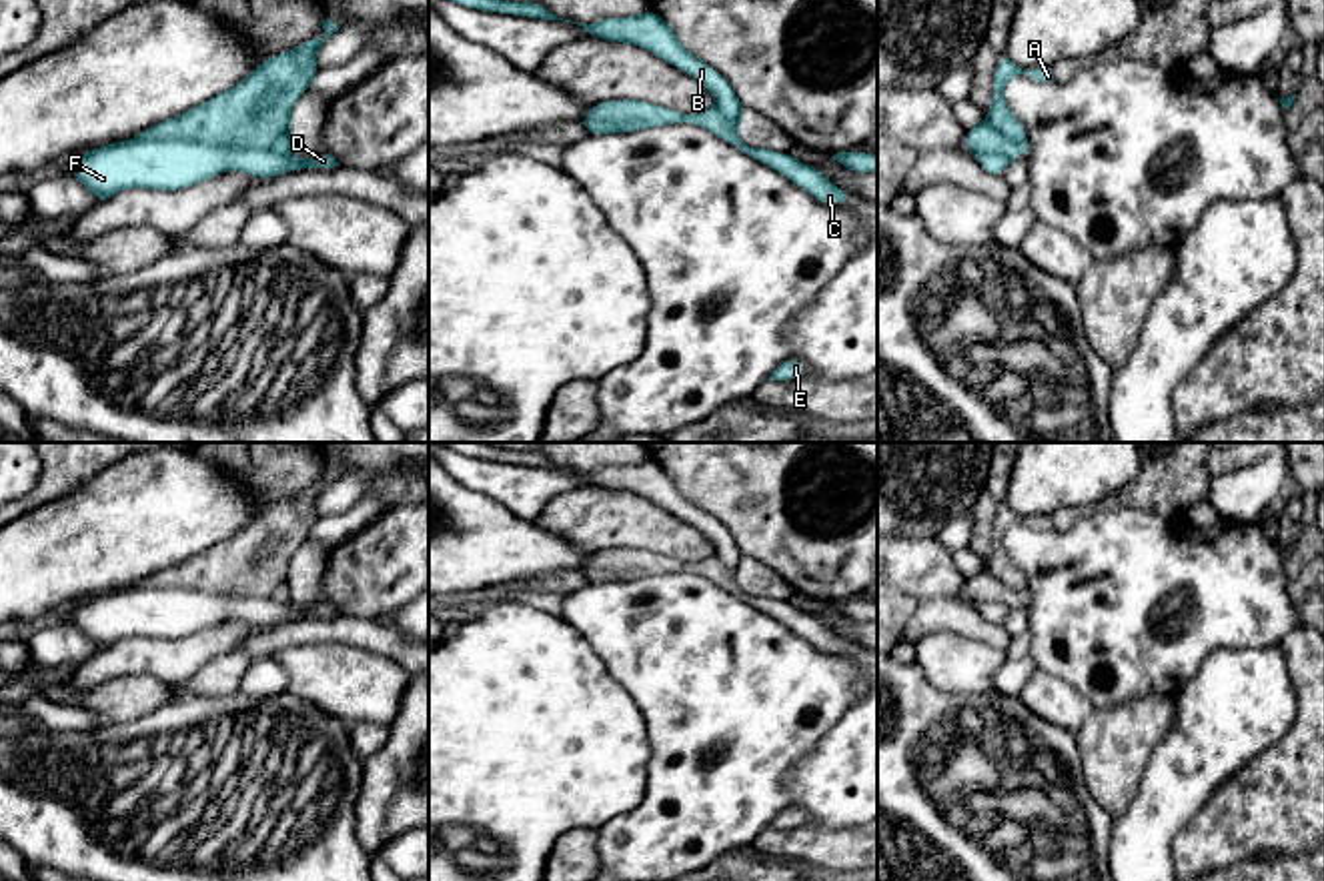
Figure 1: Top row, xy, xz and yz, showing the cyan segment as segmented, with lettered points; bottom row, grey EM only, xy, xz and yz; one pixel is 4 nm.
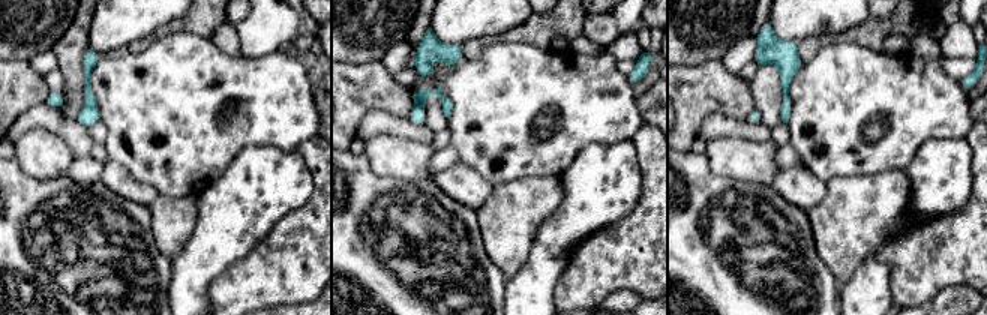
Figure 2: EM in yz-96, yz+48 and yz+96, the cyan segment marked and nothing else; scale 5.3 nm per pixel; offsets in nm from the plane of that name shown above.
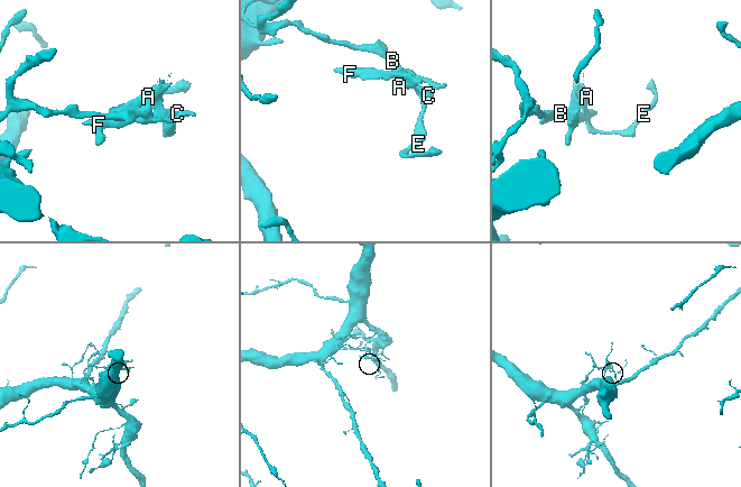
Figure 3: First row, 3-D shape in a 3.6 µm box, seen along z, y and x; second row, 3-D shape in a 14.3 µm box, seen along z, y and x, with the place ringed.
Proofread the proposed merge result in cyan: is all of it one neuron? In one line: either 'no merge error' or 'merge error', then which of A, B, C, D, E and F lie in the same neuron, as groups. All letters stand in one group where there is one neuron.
no merge error | A B C D E F

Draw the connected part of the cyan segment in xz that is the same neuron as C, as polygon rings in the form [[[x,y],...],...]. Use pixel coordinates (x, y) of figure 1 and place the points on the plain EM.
[[[653,459],[629,467],[601,467],[593,473],[579,473],[593,487],[635,493],[673,513],[685,523],[699,529],[713,545],[715,557],[707,561],[675,561],[643,549],[605,549],[587,559],[581,573],[589,583],[637,581],[663,573],[695,573],[711,579],[723,591],[737,595],[753,609],[787,625],[799,637],[823,653],[849,653],[851,643],[831,633],[815,615],[803,613],[791,601],[773,601],[767,597],[749,597],[739,587],[739,571],[745,557],[737,549],[731,533],[709,513],[687,501],[677,489],[671,475]]]

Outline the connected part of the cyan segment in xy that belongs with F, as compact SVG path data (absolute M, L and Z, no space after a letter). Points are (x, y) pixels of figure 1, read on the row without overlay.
M324 467L322 479L322 487L310 485L296 497L260 511L236 535L174 567L148 575L140 585L84 601L66 623L76 625L102 653L124 637L182 639L228 619L274 627L288 619L339 615L330 603L294 607L288 601L292 591L288 563L318 521L316 501L339 477Z

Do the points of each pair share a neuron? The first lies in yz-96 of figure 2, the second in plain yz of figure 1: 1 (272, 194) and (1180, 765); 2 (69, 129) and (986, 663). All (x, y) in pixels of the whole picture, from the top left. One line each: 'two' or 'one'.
1: one
2: two

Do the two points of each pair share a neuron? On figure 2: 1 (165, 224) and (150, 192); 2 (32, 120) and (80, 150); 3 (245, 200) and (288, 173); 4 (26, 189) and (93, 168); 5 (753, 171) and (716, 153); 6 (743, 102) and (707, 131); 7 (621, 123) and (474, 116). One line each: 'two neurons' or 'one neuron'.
1: two neurons
2: one neuron
3: one neuron
4: two neurons
5: one neuron
6: two neurons
7: one neuron

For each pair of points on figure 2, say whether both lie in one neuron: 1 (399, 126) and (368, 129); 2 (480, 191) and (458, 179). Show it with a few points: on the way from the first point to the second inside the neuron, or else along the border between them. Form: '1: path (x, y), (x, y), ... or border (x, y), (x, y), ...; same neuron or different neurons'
1: path (392, 126), (375, 126); same neuron
2: path (474, 191), (464, 185); same neuron

